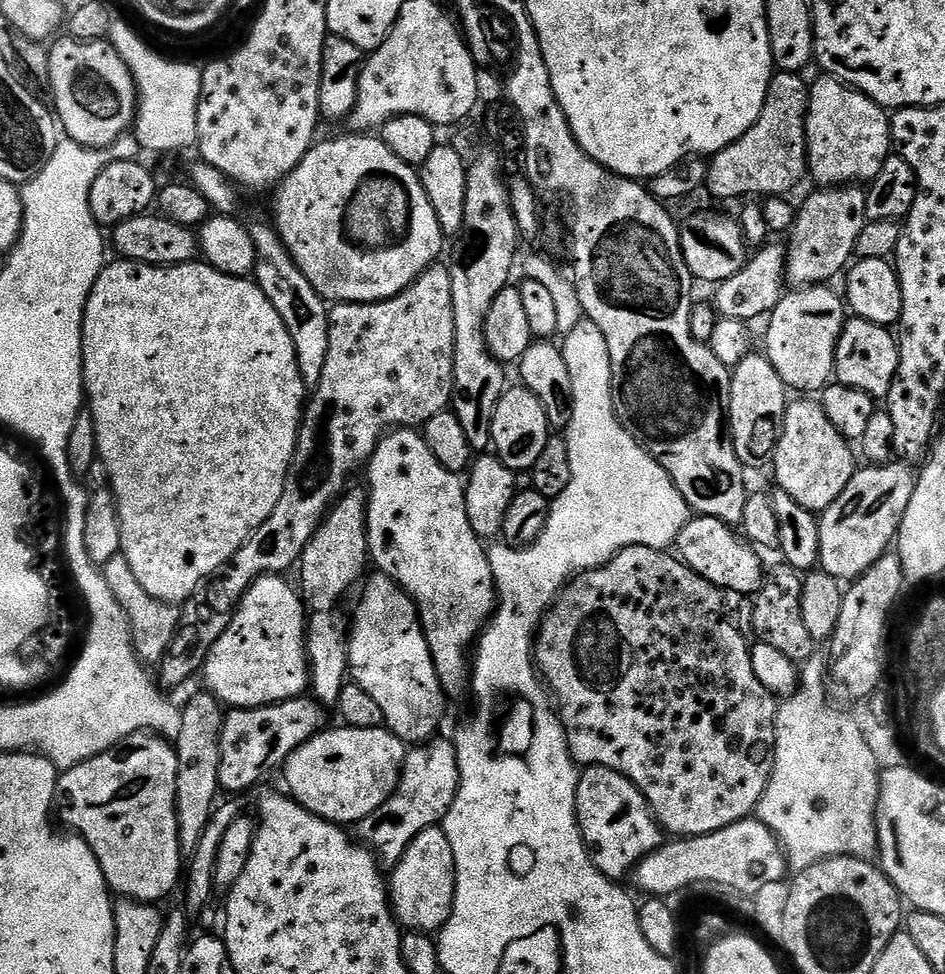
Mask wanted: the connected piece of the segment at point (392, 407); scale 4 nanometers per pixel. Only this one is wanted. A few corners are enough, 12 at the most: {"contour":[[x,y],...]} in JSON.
{"contour":[[437,262],[337,303],[274,514],[183,605],[161,685],[203,669],[376,445],[451,405]]}

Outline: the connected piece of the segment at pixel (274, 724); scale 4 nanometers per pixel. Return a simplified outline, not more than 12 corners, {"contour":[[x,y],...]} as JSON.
{"contour":[[308,694],[225,711],[218,778],[244,794],[325,731]]}

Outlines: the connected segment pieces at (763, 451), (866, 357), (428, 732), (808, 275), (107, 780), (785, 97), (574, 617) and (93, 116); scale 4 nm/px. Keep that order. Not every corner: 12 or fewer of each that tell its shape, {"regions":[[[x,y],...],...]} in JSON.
{"regions":[[[767,355],[731,369],[726,424],[748,470],[771,461],[790,403]],[[848,318],[834,380],[887,397],[898,370],[897,337]],[[379,570],[346,632],[388,731],[439,733],[446,697],[416,606]],[[863,187],[820,188],[786,240],[789,285],[849,267],[866,223]],[[129,736],[59,773],[59,823],[117,897],[182,880],[178,758]],[[773,75],[758,122],[707,161],[720,200],[805,179],[809,85]],[[630,546],[534,637],[572,761],[676,838],[755,813],[778,704],[726,596]],[[107,39],[48,52],[51,107],[67,139],[102,148],[138,99]]]}

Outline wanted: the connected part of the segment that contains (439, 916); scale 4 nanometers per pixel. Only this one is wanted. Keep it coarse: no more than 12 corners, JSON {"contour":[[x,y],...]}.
{"contour":[[443,827],[422,830],[391,869],[401,929],[439,933],[456,897]]}

